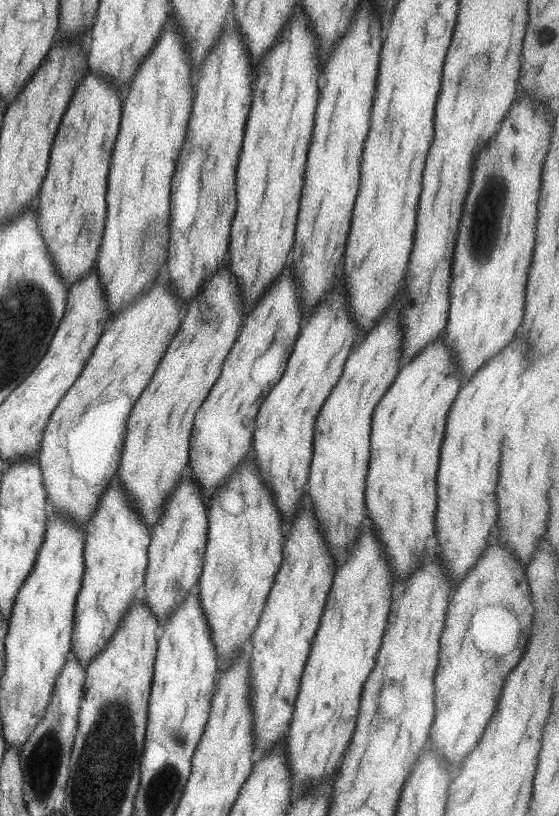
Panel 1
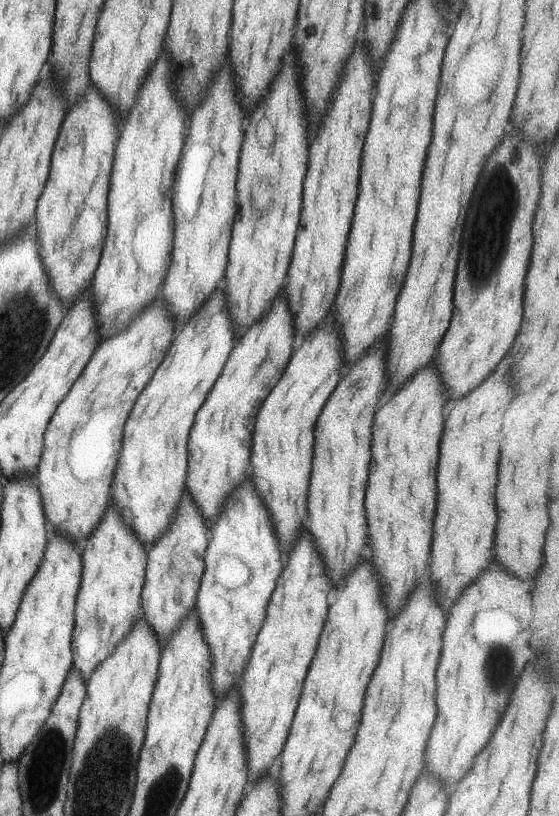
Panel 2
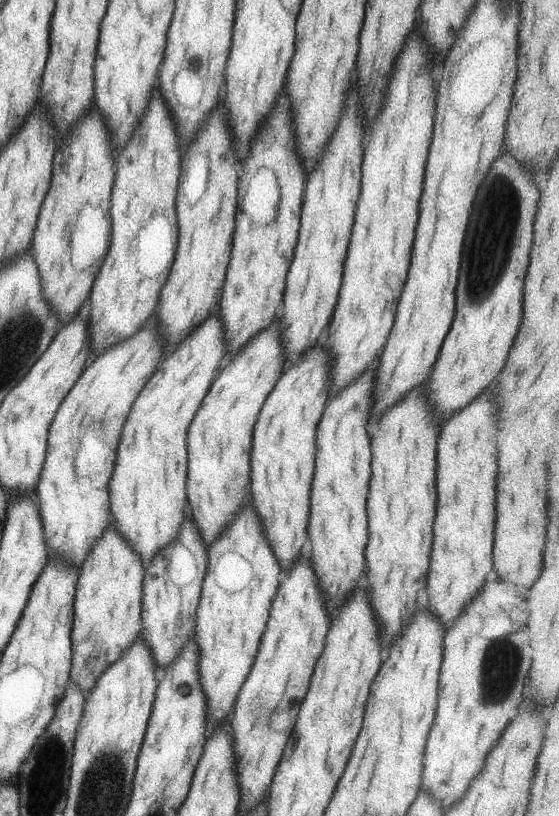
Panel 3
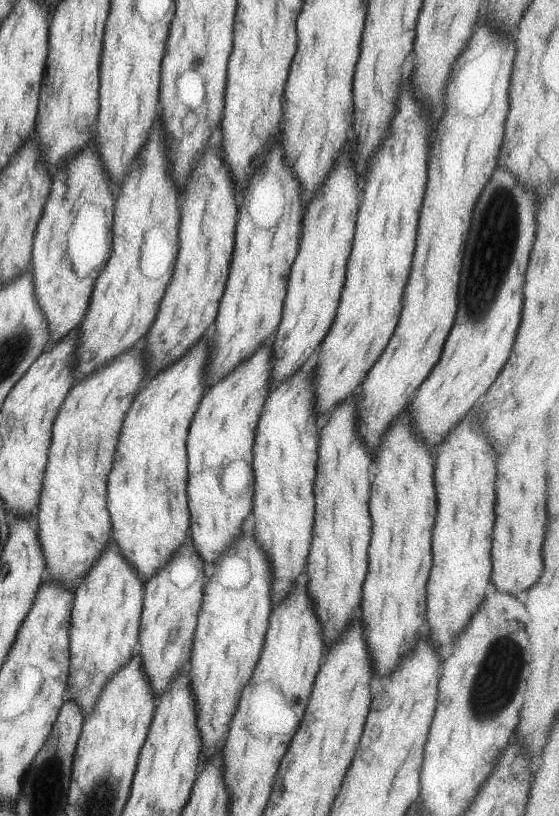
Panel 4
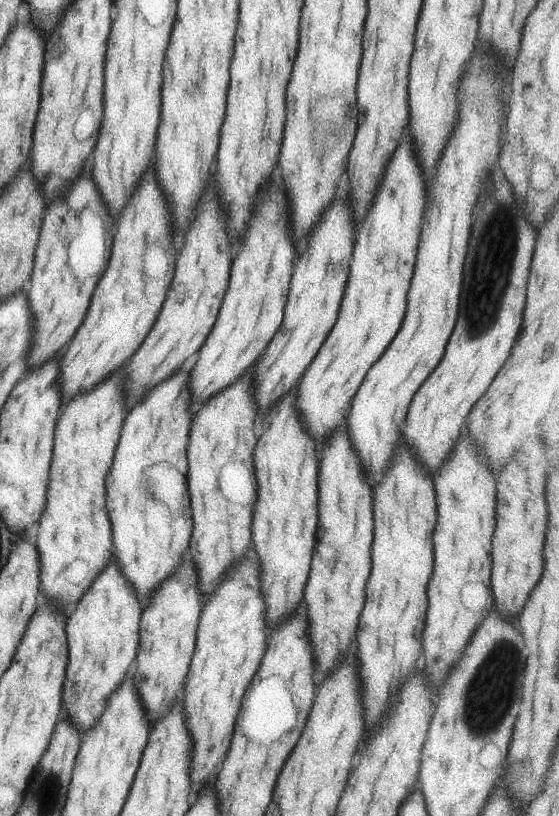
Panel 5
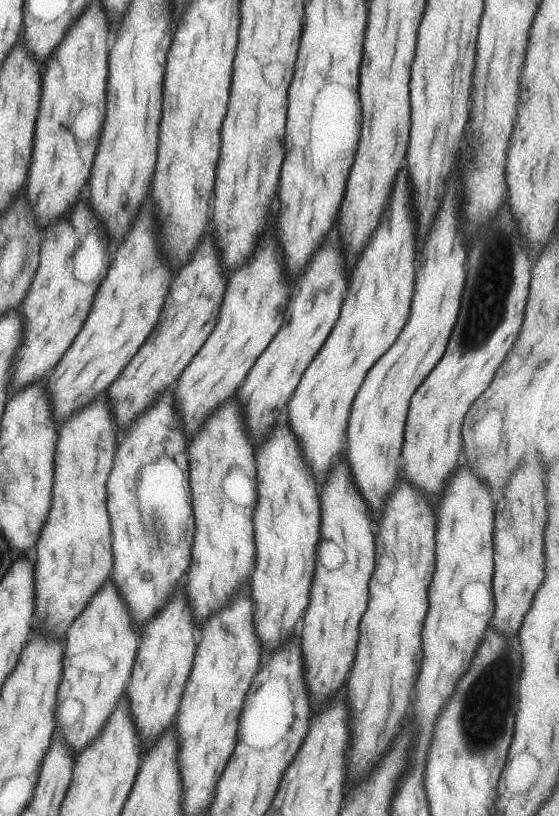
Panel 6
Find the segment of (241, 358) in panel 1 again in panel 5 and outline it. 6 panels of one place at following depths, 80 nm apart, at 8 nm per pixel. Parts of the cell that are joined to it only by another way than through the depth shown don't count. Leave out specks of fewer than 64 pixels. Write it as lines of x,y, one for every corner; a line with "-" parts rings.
251,364
235,382
207,398
193,414
186,445
188,508
192,530
189,540
191,559
197,566
197,577
203,601
211,594
223,572
251,548
250,523
256,498
252,462
255,436
253,422
260,410
253,400
253,367

